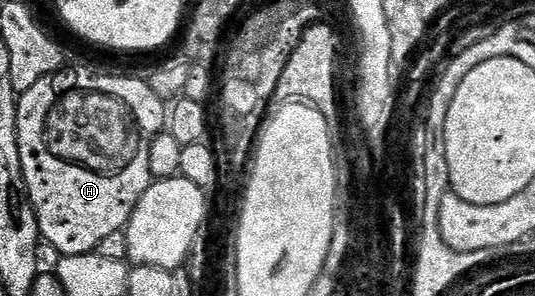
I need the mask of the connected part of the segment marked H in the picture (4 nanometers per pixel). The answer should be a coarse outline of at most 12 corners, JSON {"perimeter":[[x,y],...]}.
{"perimeter":[[62,67],[17,101],[41,239],[96,252],[149,188],[167,104]]}

